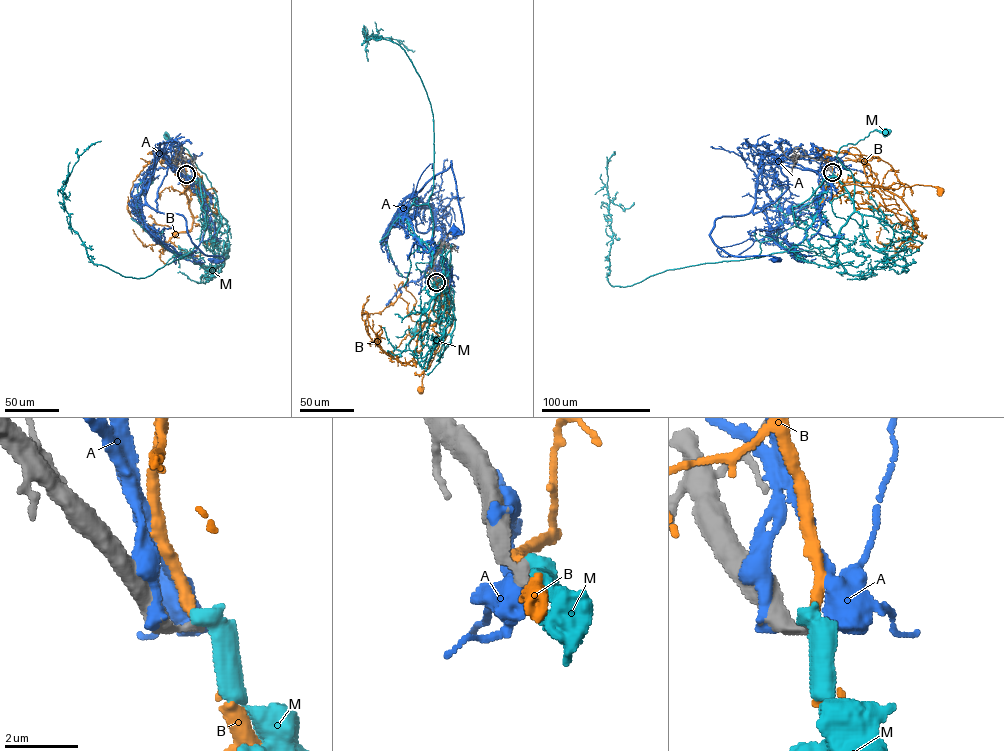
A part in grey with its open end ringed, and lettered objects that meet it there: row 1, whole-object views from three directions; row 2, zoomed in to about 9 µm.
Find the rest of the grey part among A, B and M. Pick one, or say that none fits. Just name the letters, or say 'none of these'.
B

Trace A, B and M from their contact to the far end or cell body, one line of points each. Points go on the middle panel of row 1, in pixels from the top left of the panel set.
A: (436, 283), (436, 252), (441, 231), (417, 230), (415, 194), (447, 170), (451, 161), (463, 230), (454, 232)
B: (436, 282), (437, 268), (440, 323), (426, 320), (444, 291), (453, 300), (452, 324), (423, 371), (420, 389)
M: (436, 282), (449, 270), (446, 256), (451, 245), (447, 295), (454, 310), (445, 288), (424, 304), (415, 331)

